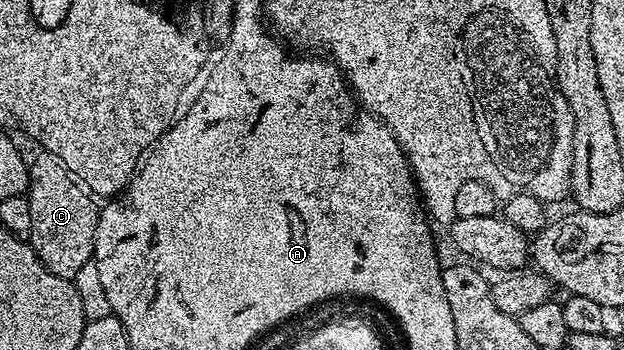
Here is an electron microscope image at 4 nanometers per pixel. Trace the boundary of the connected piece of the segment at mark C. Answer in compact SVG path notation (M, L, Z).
M38 151L29 166L28 196L32 207L32 227L28 234L28 243L50 273L72 279L78 269L94 256L99 202L88 186L68 167L68 163L64 163L64 159Z

